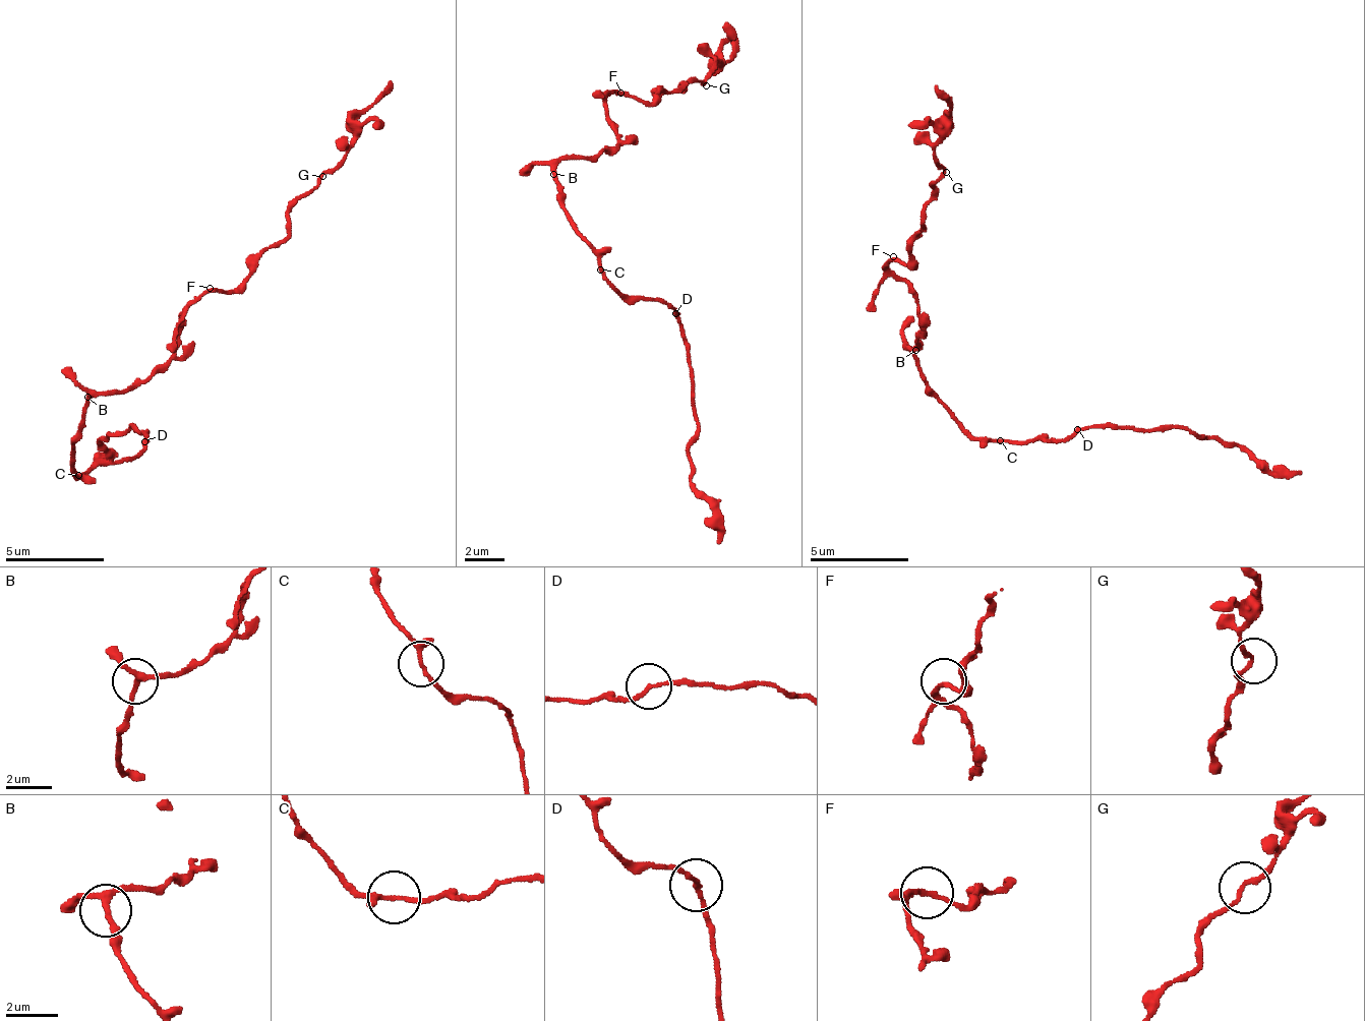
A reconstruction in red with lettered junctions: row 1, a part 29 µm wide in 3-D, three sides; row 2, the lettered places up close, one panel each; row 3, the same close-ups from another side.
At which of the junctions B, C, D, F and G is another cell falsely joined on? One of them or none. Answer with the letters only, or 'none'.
none

